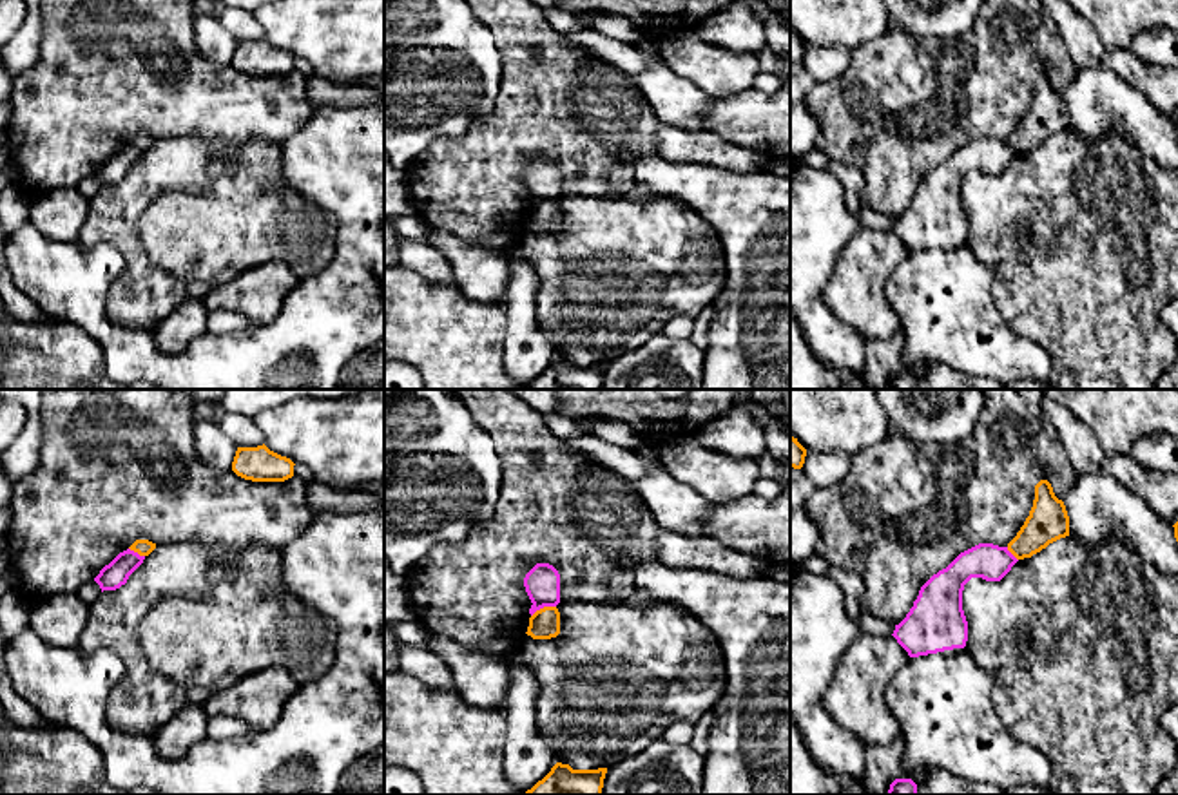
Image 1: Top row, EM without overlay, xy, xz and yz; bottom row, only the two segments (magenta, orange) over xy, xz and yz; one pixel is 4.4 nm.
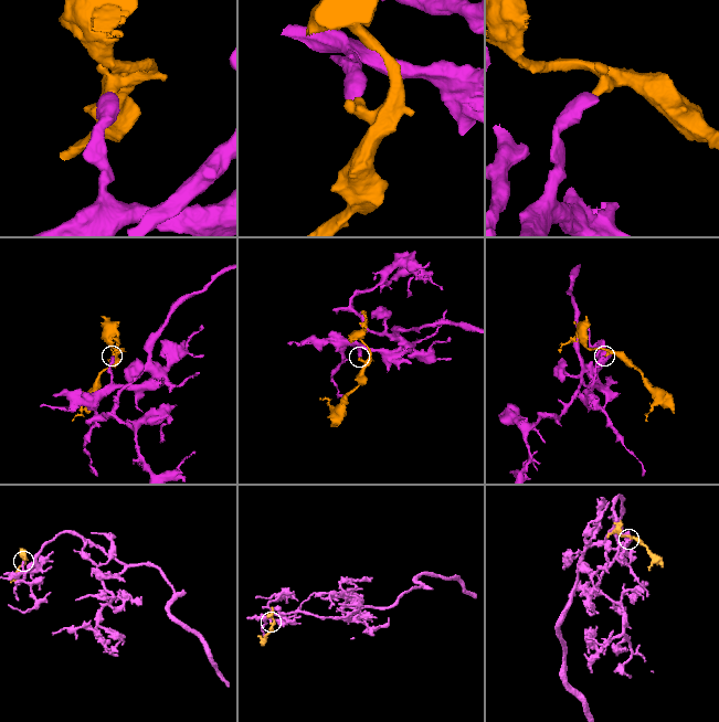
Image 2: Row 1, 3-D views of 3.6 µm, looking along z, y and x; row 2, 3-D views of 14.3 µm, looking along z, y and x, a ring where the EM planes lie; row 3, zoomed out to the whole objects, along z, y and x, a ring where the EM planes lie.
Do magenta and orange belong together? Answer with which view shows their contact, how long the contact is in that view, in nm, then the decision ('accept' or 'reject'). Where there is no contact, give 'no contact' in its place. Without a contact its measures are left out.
meets magenta in xz; contact 120 nm long; reject

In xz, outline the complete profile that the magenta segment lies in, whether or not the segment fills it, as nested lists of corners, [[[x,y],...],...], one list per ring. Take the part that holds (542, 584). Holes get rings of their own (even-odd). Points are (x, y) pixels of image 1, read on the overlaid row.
[[[536,563],[524,578],[526,592],[531,599],[529,614],[544,607],[556,607],[560,603],[560,574],[549,563]]]

